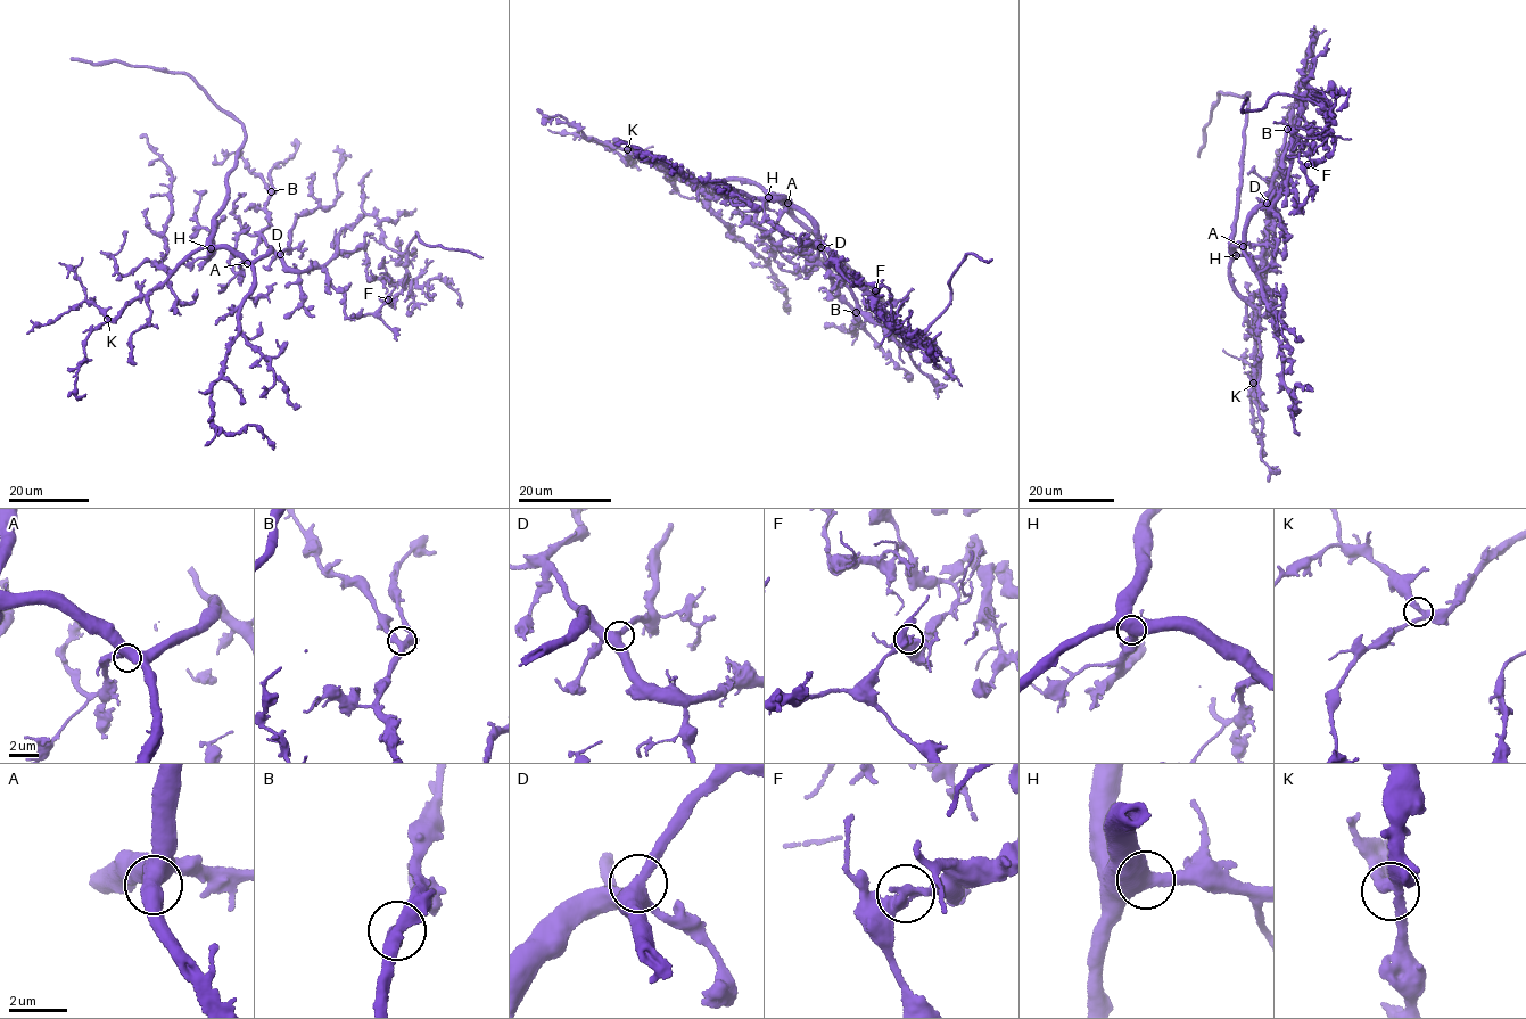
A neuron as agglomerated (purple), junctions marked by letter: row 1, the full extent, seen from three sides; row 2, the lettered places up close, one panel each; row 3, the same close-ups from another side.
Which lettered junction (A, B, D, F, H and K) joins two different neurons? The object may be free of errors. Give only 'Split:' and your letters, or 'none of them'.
Split: F

